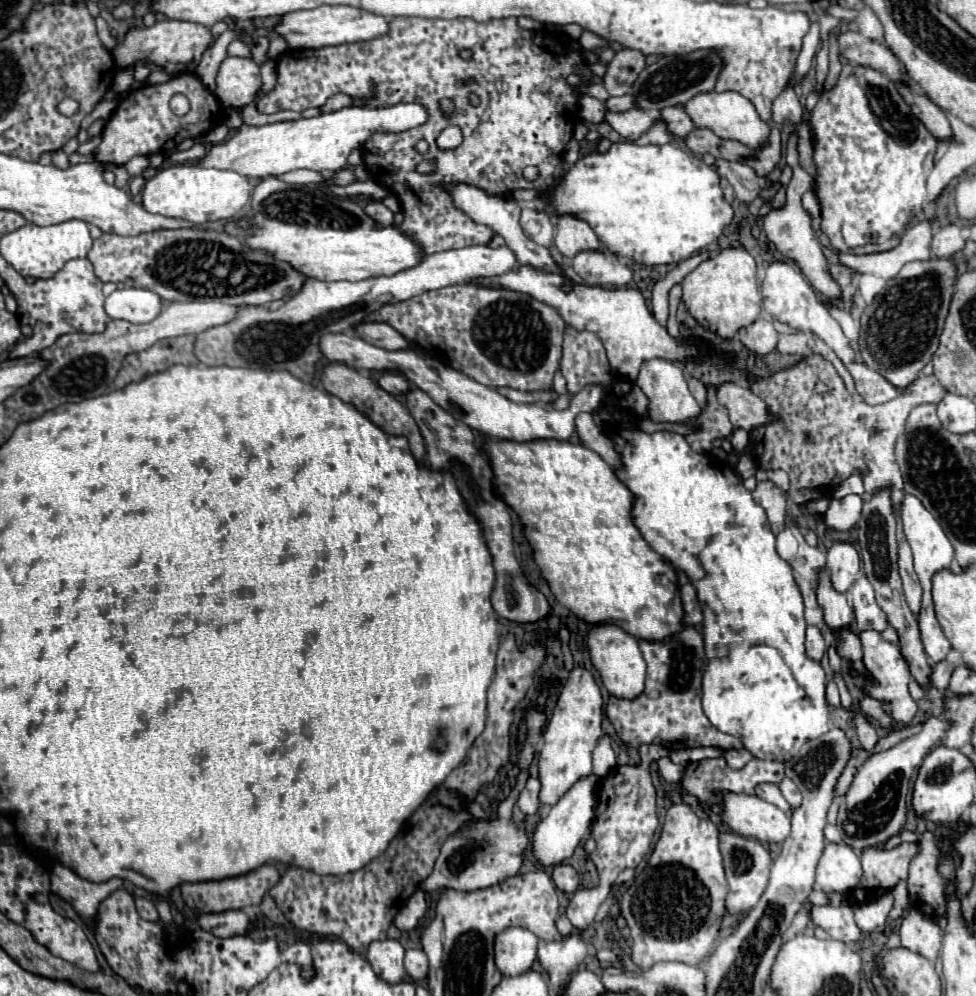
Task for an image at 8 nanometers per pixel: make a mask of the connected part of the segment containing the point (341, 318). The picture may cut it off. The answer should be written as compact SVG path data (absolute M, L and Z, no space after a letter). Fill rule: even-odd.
M465 246L459 250L445 250L429 254L417 268L399 272L397 276L379 276L359 282L325 282L309 278L303 288L291 296L283 306L271 310L267 306L243 306L241 312L229 324L199 332L195 338L195 356L205 366L243 366L289 370L293 376L311 382L315 374L315 362L321 358L319 336L327 332L349 332L361 324L369 312L379 310L385 304L409 300L429 290L437 290L451 284L463 284L475 278L503 274L515 268L517 258L507 246Z

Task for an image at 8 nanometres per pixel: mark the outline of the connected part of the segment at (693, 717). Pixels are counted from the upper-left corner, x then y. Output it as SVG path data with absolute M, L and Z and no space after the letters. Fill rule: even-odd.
M685 626L685 630L679 634L673 634L661 642L639 640L639 648L647 662L645 692L635 700L611 696L607 702L607 716L625 746L639 748L641 744L661 744L667 750L713 746L725 752L743 748L741 740L711 726L701 710L701 676L705 666L705 650L703 636L693 626Z

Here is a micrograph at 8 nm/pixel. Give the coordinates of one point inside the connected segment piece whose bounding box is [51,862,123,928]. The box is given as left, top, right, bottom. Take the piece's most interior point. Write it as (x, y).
(84, 896)

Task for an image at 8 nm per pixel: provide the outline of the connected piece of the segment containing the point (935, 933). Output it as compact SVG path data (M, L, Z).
M915 908L909 910L909 914L903 918L901 928L899 928L899 936L901 936L903 948L917 952L929 960L935 960L939 956L941 928L935 922L927 920Z

